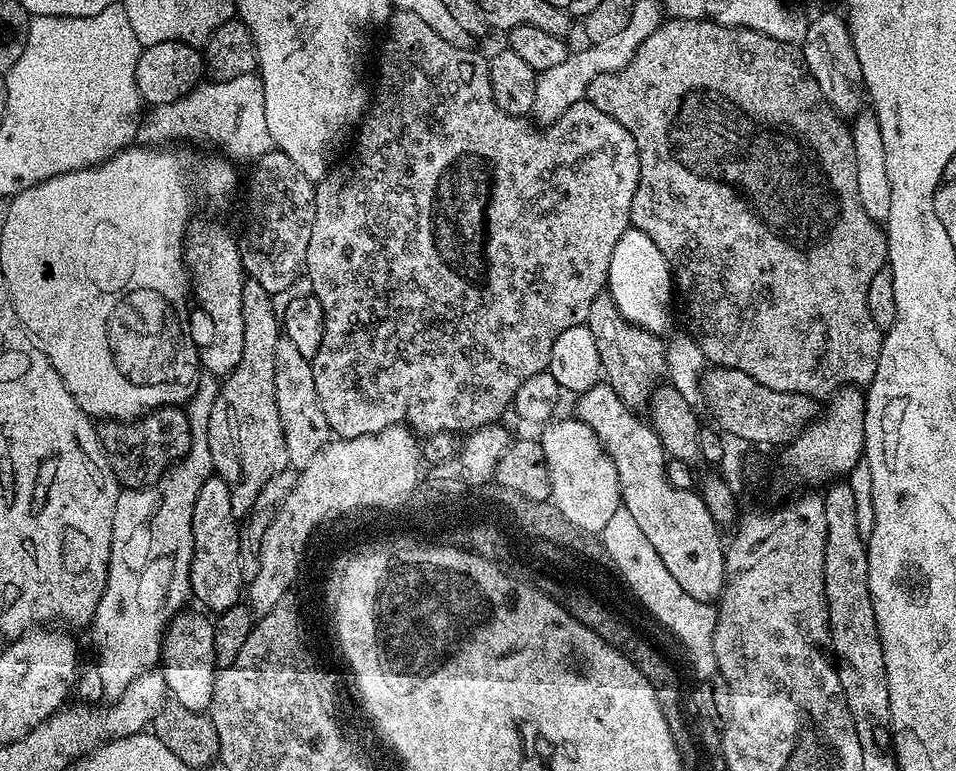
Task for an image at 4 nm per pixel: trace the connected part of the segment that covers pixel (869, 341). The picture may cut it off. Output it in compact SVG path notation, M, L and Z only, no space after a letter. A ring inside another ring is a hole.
M668 18L658 30L654 30L654 34L650 34L650 38L646 38L646 42L642 42L642 46L638 46L634 58L625 68L610 74L598 74L598 78L590 82L586 99L598 106L602 114L610 114L610 118L622 122L634 138L640 155L640 177L638 190L634 190L631 227L645 232L672 267L675 291L679 299L680 296L684 299L691 335L704 351L705 361L717 368L742 370L742 374L750 374L750 378L762 382L762 386L770 386L770 390L806 394L813 398L828 398L842 388L871 384L878 370L884 338L874 318L870 318L866 290L870 290L874 274L886 266L888 237L885 229L862 210L852 129L823 97L818 82L804 64L801 49L795 44L776 41L757 30L733 28L712 18ZM740 334L744 336L744 346L736 340Z

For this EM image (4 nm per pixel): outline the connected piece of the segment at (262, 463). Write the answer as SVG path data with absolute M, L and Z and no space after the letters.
M251 278L245 279L244 289L242 290L242 358L235 370L230 375L223 377L222 383L219 385L216 393L214 410L210 410L208 449L212 455L212 466L215 475L223 478L230 486L230 506L237 518L246 517L250 509L254 506L254 502L257 501L258 492L262 490L262 486L266 486L266 482L270 482L270 478L274 478L274 474L278 474L284 468L289 467L288 455L286 454L286 438L282 430L282 418L278 414L278 398L274 398L274 346L278 346L278 342L280 341L282 324L278 319L278 308L272 305L272 300L274 300L273 293L262 290L262 286L258 286L256 280Z

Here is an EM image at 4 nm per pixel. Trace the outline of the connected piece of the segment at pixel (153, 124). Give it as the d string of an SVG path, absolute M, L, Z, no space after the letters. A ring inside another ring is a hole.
M248 73L230 81L201 82L192 92L169 104L153 104L140 117L140 125L136 131L135 143L140 146L160 146L171 136L201 136L212 144L217 144L219 151L233 162L248 160L255 162L262 154L273 151L270 130L266 127L266 94L259 75ZM216 110L223 110L226 116L216 116Z

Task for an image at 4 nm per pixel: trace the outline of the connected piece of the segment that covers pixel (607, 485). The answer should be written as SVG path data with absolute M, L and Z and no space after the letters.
M575 418L560 419L553 419L543 425L539 433L548 460L555 466L564 464L564 476L555 474L550 478L550 483L555 485L553 498L559 500L560 508L567 513L567 520L573 523L576 529L587 534L603 533L606 522L610 522L614 512L622 506L620 475L614 462L609 460L602 442L594 434L594 430L586 426L586 422Z

